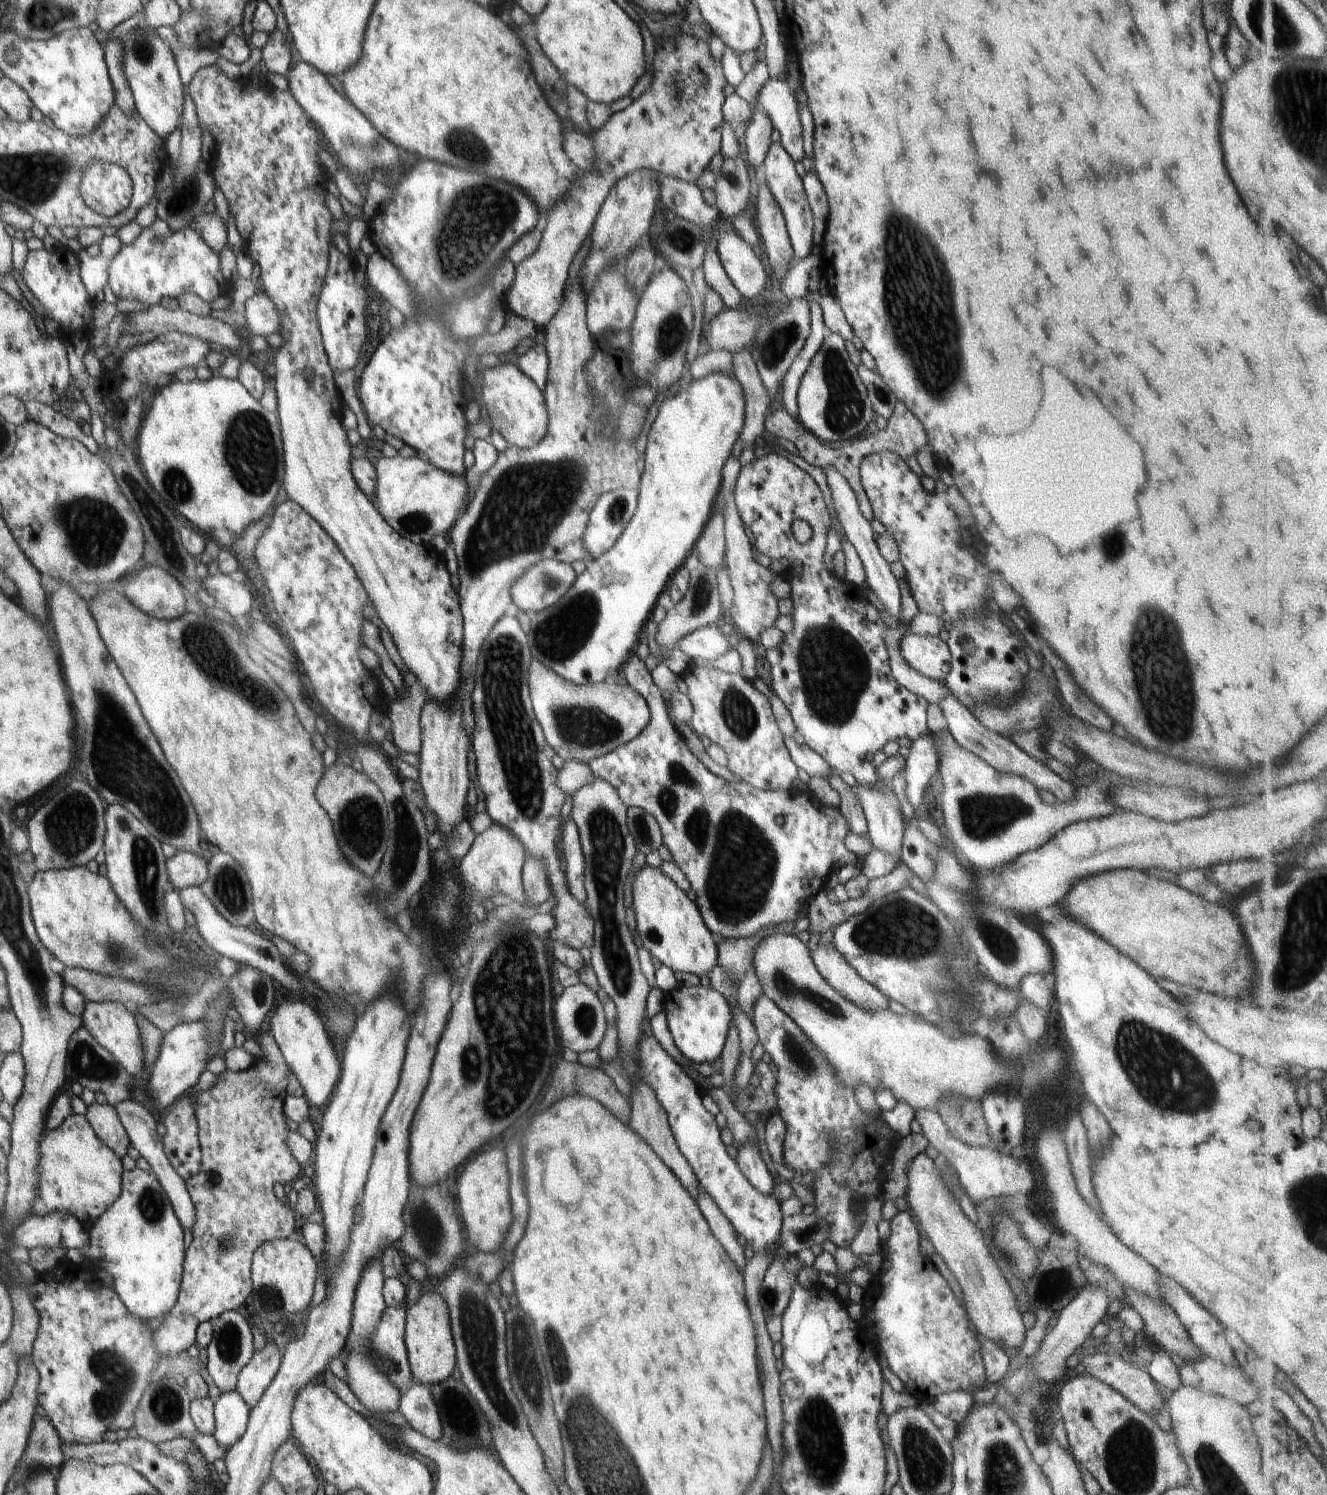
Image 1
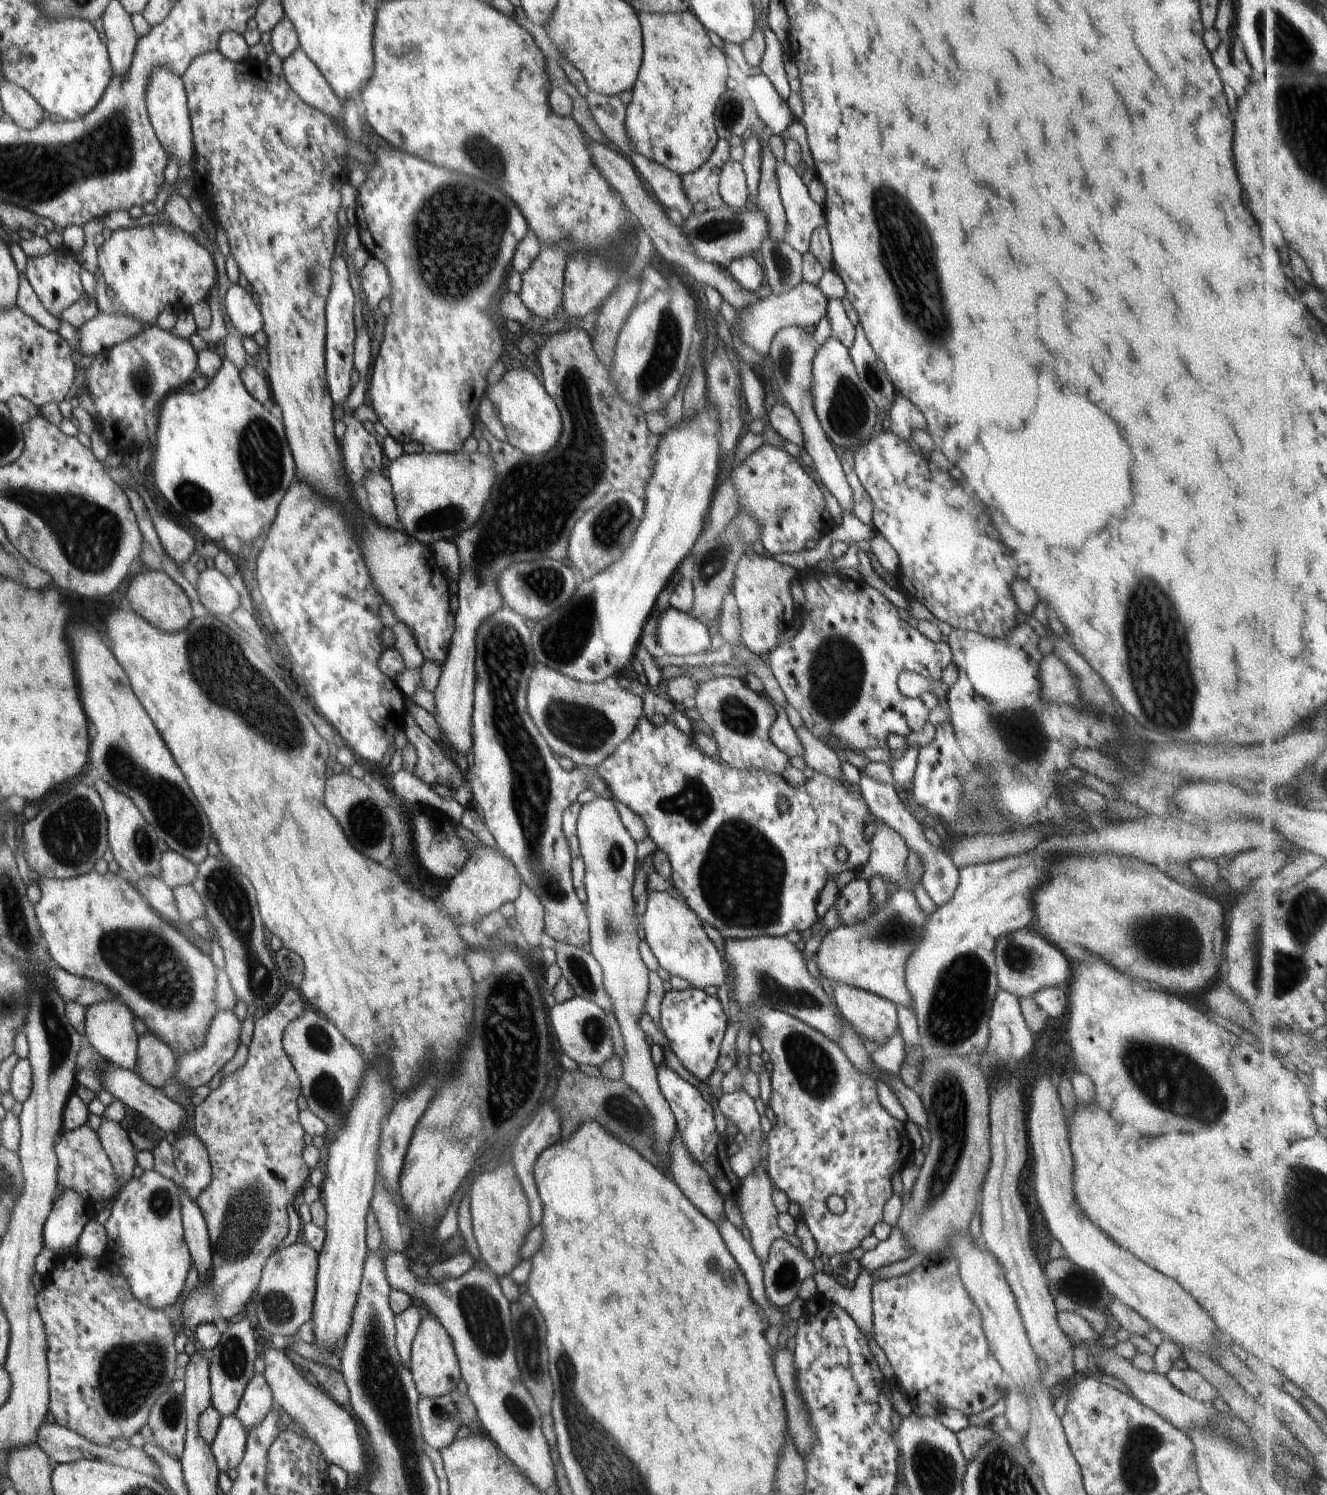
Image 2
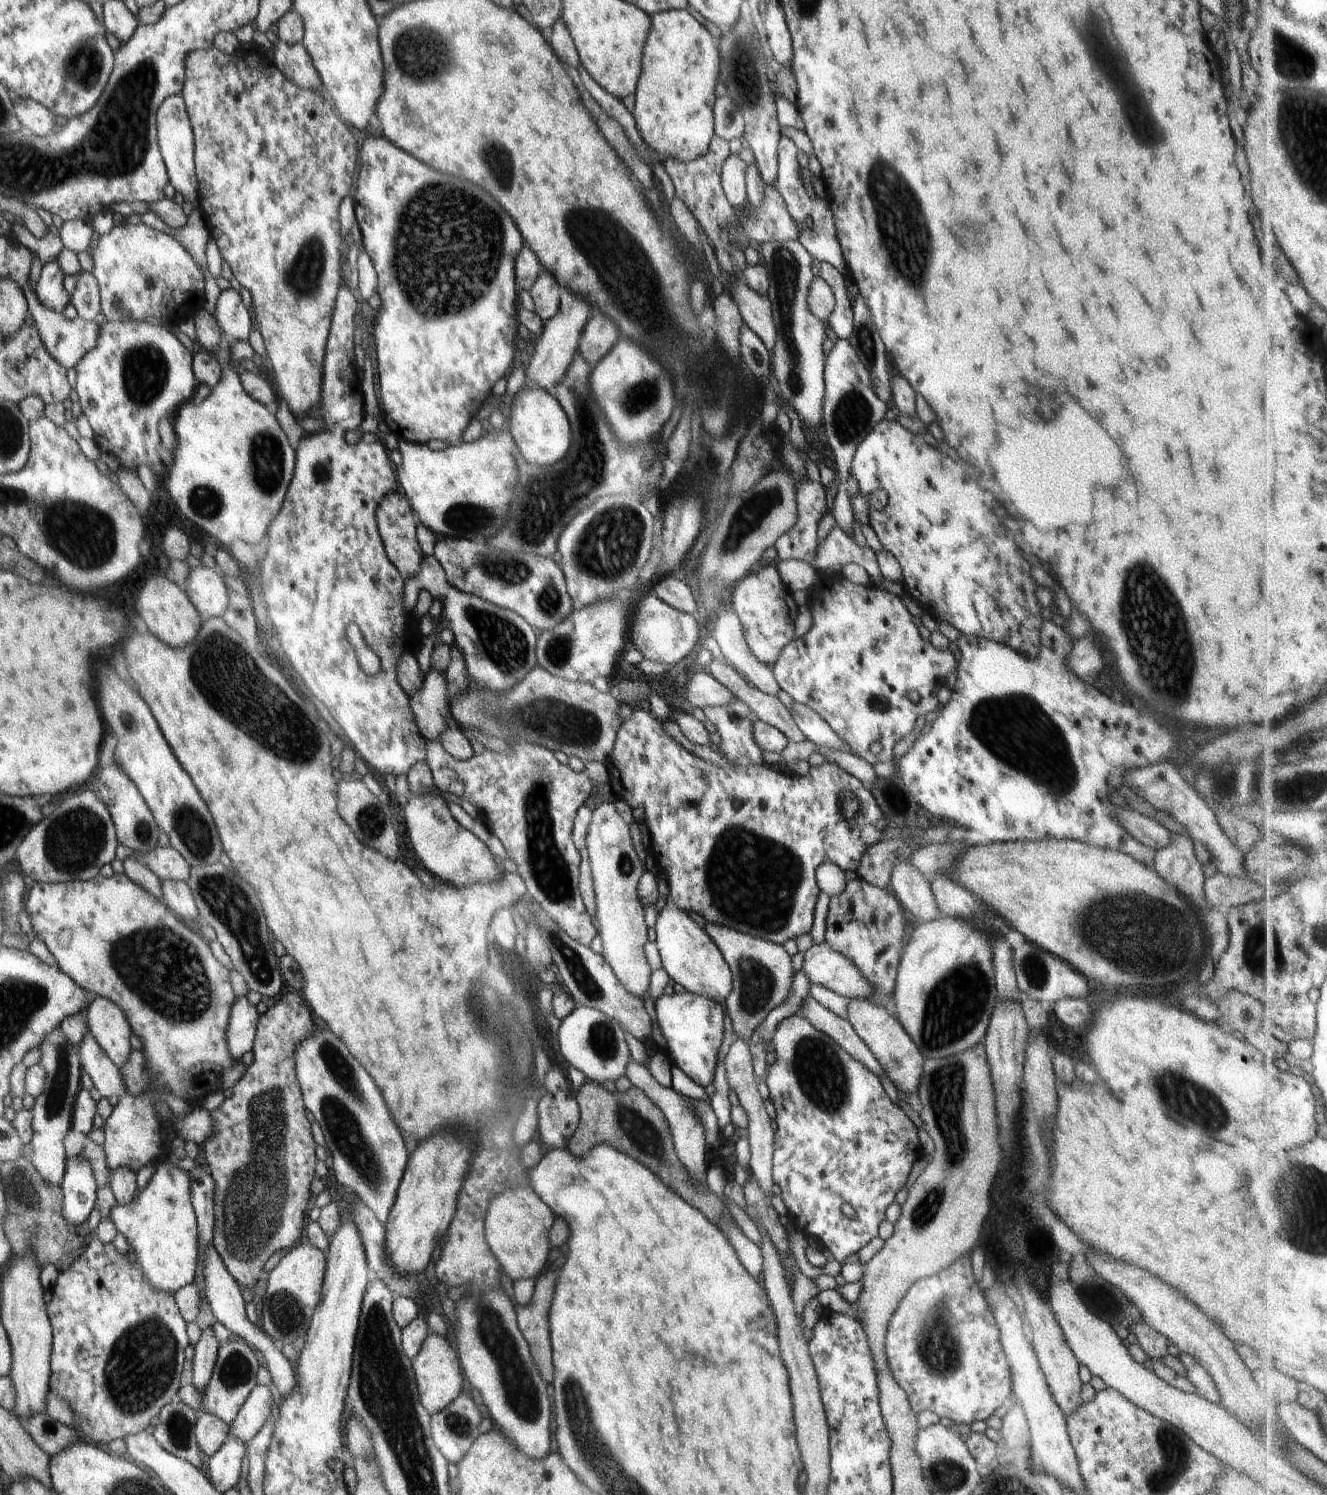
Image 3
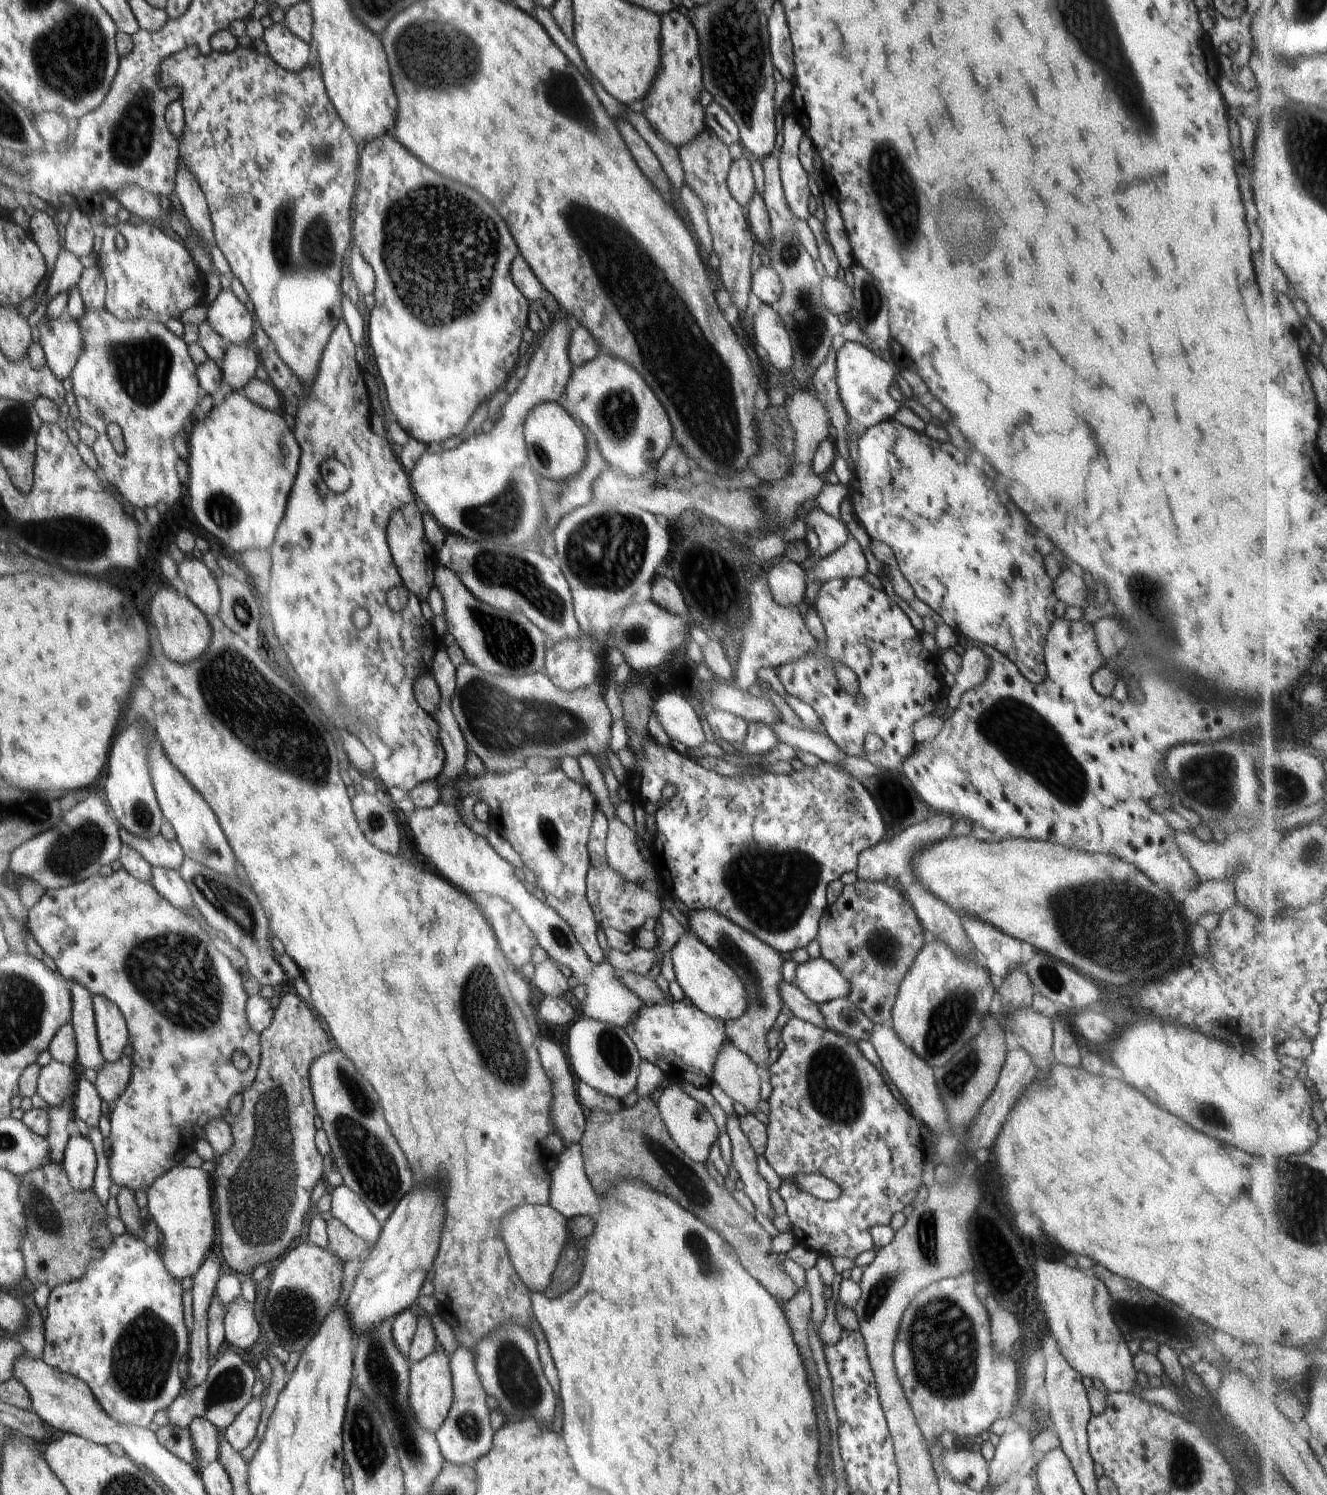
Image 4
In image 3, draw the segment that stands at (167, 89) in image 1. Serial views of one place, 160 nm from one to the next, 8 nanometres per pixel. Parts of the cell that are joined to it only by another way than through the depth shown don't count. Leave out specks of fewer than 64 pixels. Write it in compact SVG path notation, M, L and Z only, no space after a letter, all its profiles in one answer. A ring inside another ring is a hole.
M172 95L165 98L157 110L157 141L159 149L165 162L169 181L175 188L175 192L180 192L190 206L200 210L199 206L199 182L195 171L195 144L193 130L189 121L184 99L181 95Z

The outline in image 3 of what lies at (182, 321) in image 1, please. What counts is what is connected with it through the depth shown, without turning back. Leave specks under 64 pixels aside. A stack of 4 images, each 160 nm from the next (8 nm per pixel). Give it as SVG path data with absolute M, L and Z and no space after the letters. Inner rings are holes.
M32 289L26 290L27 307L31 314L38 334L46 347L46 350L50 353L50 356L59 362L68 371L84 358L84 355L92 350L97 343L99 330L101 328L101 320L94 322L82 320L80 317L75 319L69 319L64 313L57 313L45 306L42 306Z

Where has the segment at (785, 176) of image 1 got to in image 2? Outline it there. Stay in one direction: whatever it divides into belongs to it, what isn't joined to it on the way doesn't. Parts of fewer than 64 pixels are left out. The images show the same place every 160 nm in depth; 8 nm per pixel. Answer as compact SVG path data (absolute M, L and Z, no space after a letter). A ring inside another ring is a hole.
M778 135L769 136L769 147L777 162L777 181L781 194L781 201L787 216L787 232L784 240L788 241L798 252L802 254L809 251L811 245L811 234L820 227L827 226L827 220L823 211L823 207L818 206L812 198L810 198L807 186L804 185L801 177L798 176L796 170L792 168L785 160L785 140Z

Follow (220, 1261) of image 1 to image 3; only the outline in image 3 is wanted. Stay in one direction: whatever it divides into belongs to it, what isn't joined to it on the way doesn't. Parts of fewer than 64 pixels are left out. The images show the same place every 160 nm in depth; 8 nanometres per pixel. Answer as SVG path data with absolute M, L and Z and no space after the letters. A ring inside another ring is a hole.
M288 992L284 994L277 1004L270 1007L266 1013L260 1016L255 1039L253 1042L253 1049L250 1052L247 1071L241 1077L240 1080L233 1087L234 1093L229 1099L224 1100L223 1104L213 1112L209 1112L213 1125L214 1133L211 1139L207 1139L201 1146L202 1161L209 1166L209 1173L212 1175L215 1191L213 1194L213 1209L215 1212L215 1229L213 1232L213 1248L218 1251L218 1254L222 1257L228 1272L232 1275L233 1279L239 1284L239 1287L249 1286L254 1287L257 1280L264 1276L263 1266L266 1260L276 1252L276 1250L291 1249L300 1238L302 1238L302 1230L304 1230L304 1222L308 1221L308 1212L311 1208L311 1202L313 1201L313 1194L310 1191L310 1182L314 1180L316 1168L315 1148L316 1143L313 1139L311 1131L311 1124L306 1119L306 1107L303 1101L301 1093L301 1086L299 1085L296 1071L295 1071L295 1049L297 1045L301 1044L301 1041L310 1039L315 1032L315 1024L312 1022L312 1016L310 1015L310 1009L308 1004L303 998L303 995L299 992Z

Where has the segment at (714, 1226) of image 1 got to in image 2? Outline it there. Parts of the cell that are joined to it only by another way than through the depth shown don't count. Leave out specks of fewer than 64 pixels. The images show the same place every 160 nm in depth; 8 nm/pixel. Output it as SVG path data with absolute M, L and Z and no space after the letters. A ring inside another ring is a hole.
M678 1130L675 1132L675 1137L671 1140L671 1161L669 1162L670 1177L680 1187L680 1190L695 1204L695 1207L708 1217L712 1222L717 1224L718 1219L724 1218L724 1202L725 1198L719 1194L716 1187L712 1184L705 1170L701 1168L696 1159L689 1155L685 1150L684 1141L681 1139L681 1134Z

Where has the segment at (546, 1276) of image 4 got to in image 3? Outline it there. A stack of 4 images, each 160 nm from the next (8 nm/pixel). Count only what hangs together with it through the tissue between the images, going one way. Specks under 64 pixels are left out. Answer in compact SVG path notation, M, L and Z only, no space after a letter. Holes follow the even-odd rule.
M530 1184L501 1192L489 1202L484 1219L485 1239L509 1282L536 1278L541 1274L552 1248L549 1230L555 1218Z

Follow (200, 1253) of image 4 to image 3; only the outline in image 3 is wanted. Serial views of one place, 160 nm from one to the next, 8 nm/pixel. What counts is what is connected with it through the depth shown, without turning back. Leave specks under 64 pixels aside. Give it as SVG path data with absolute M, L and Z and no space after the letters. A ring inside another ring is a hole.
M170 1161L160 1162L142 1192L138 1191L134 1200L127 1205L114 1205L109 1219L134 1248L141 1273L145 1274L154 1288L174 1294L180 1288L194 1283L199 1244L188 1171Z

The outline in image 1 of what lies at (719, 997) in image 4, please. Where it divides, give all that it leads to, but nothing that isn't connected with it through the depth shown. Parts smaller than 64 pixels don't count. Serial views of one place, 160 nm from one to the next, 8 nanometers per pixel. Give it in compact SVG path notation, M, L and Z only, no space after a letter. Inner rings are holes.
M647 862L631 881L632 909L643 948L674 973L708 976L718 962L717 938L704 925L695 902L660 868L651 867Z

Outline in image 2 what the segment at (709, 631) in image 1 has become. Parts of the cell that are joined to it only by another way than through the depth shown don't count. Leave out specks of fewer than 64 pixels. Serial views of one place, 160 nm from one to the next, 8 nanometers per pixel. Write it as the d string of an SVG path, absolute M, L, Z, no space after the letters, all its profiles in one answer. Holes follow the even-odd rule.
M672 606L666 607L657 619L655 635L659 653L684 656L710 649L711 637L704 621Z

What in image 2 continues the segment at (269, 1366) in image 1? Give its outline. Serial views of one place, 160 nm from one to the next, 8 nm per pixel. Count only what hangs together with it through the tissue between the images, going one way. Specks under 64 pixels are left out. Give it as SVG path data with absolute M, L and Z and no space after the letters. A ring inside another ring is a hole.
M255 1373L243 1392L235 1417L249 1431L259 1425L274 1406L275 1400L267 1380L263 1374Z

